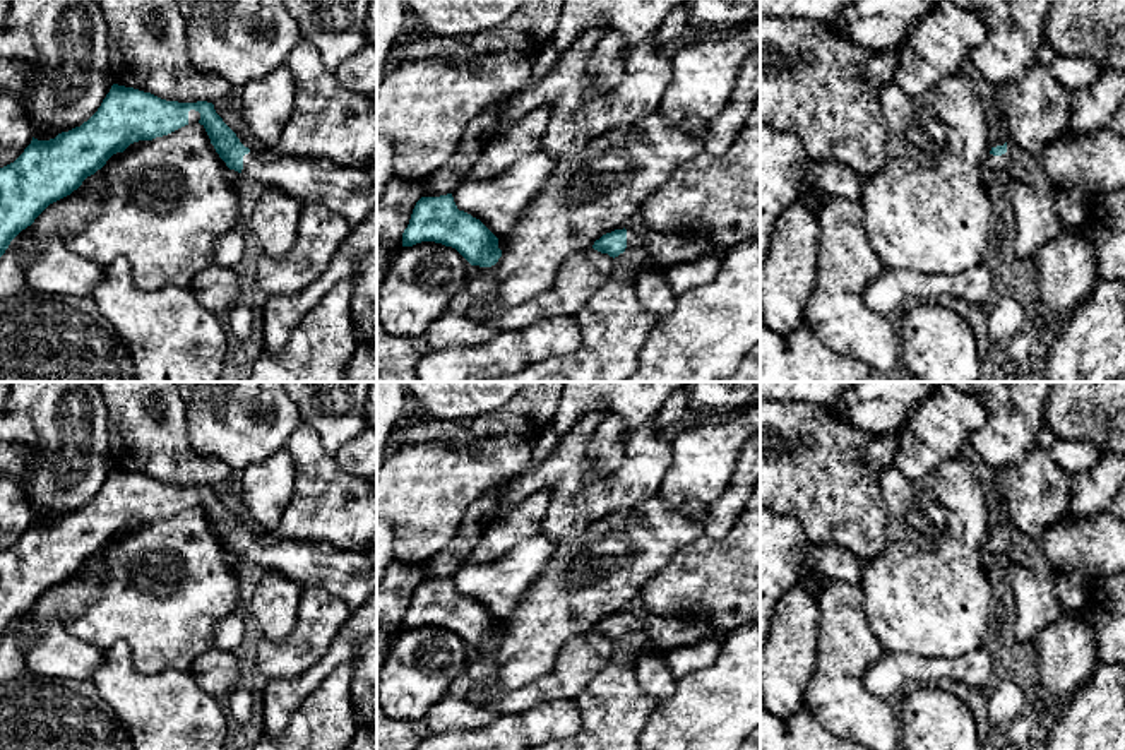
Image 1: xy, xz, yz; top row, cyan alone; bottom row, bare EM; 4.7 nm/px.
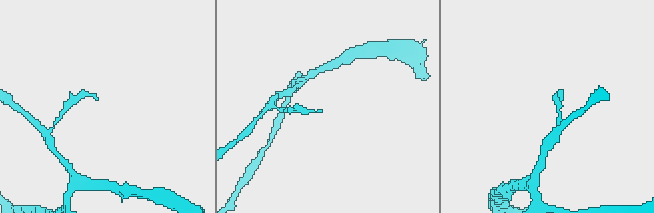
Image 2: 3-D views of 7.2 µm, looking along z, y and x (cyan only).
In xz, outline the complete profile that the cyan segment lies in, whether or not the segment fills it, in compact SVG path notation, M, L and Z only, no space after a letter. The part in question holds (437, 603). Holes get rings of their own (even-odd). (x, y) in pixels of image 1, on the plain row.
M452 577L421 580L402 616L402 630L435 625L455 632L471 649L491 651L502 640L498 622L476 601L459 594Z

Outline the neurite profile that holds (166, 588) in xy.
M200 507L142 524L101 551L106 567L101 594L65 628L101 649L127 642L139 673L188 671L200 654L214 649L217 625L241 611L240 579L224 562L228 553Z

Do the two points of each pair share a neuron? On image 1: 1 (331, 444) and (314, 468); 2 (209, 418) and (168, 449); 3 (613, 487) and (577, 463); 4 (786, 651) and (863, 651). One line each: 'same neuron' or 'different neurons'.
1: different neurons
2: different neurons
3: same neuron
4: different neurons

